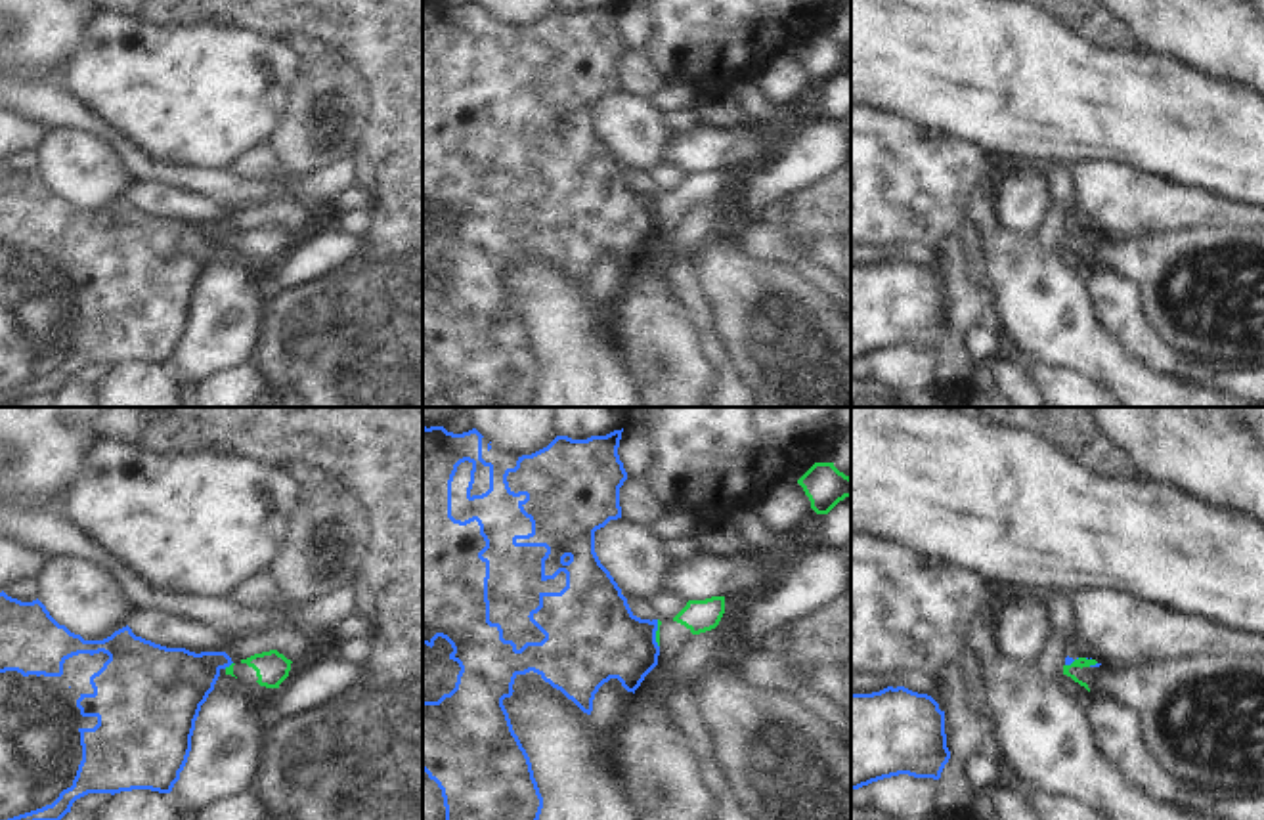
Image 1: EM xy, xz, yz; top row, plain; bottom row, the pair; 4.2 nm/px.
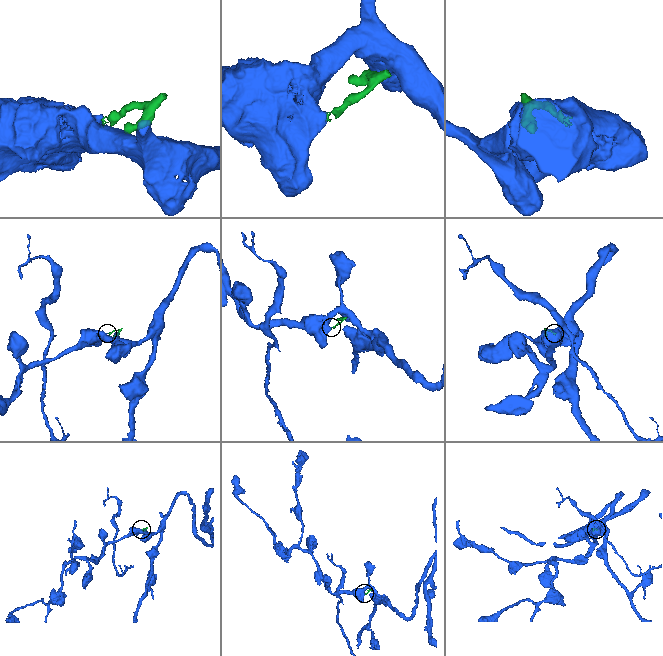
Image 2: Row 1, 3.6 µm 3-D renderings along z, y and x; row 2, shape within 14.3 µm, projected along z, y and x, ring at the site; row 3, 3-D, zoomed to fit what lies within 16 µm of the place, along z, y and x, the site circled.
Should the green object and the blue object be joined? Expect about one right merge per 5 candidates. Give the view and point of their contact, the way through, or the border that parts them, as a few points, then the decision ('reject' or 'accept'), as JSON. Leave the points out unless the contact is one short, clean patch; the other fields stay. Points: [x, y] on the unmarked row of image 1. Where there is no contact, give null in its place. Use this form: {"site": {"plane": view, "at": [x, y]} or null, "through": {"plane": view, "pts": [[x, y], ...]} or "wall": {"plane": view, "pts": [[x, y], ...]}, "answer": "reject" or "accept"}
{"site": {"plane": "xz", "at": [656, 205]}, "wall": {"plane": "xz", "pts": [[656, 192], [658, 218]]}, "answer": "reject"}

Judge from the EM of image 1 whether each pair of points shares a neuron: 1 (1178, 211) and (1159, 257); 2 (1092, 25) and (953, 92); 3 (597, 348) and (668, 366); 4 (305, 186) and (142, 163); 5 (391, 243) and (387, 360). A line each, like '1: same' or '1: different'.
1: different
2: different
3: different
4: same
5: same

